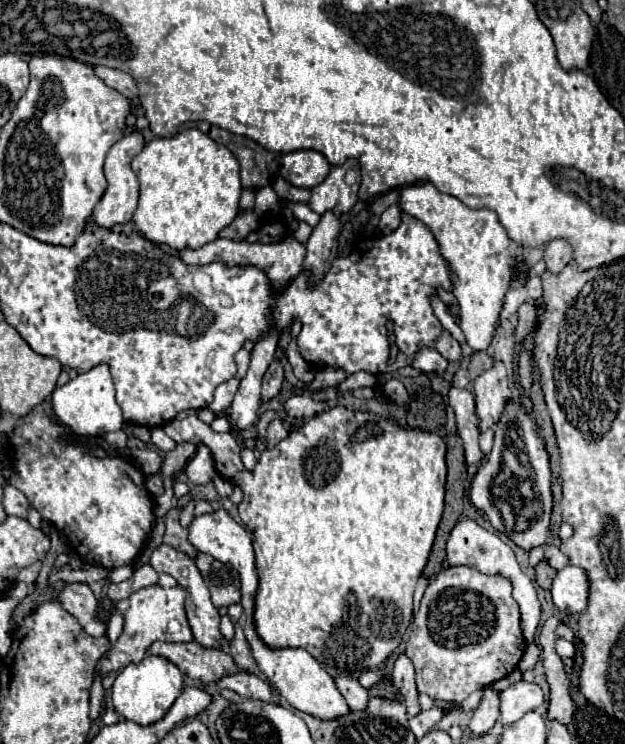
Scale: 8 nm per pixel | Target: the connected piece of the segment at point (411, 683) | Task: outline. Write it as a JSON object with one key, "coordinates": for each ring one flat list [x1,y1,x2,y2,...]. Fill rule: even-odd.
{"coordinates":[[401,654,397,660,395,660,395,668,393,668,393,684,395,688,401,692,403,696,403,702,407,706,407,716,413,718,421,712,421,706,419,706,419,700,417,700,417,688,415,688,415,670,413,670,413,664,411,660]]}

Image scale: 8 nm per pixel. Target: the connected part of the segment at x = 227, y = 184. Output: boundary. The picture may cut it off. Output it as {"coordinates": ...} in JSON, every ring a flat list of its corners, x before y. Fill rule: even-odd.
{"coordinates":[[197,128,181,130,171,138,153,138,131,162,139,178,139,206,133,222,139,232,173,250,195,250,213,242,239,212,239,162,223,146]]}

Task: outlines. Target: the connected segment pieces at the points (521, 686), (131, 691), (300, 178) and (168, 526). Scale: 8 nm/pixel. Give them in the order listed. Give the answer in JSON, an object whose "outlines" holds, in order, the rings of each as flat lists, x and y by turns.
{"outlines":[[[519,680,501,692,501,724,511,726,529,710,543,704,543,690,537,684]],[[145,656,139,664,129,664,117,674,115,684,111,688,111,700,119,716,141,726,149,726,159,722,169,712,181,692,183,674,179,672,179,668,175,664,169,664,169,660,161,656]],[[297,150,281,158,279,174,289,184,299,188,315,188,329,174,331,164,321,152,315,150]],[[171,508,167,512,163,542,165,544,173,544,173,548,181,548,181,552,185,552,191,558,195,558,195,548,189,544,189,540,187,540,187,528,181,528,179,516,181,516,181,508]]]}

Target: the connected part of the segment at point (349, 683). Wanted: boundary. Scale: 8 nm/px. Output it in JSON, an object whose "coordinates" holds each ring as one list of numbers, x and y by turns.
{"coordinates":[[341,676,341,678,335,680,335,684,337,684,339,692,345,696,347,704,349,704,349,708,351,708,353,712,361,712,361,710,367,708,369,690,363,688,357,680,353,680,353,678,343,678,343,676]]}

